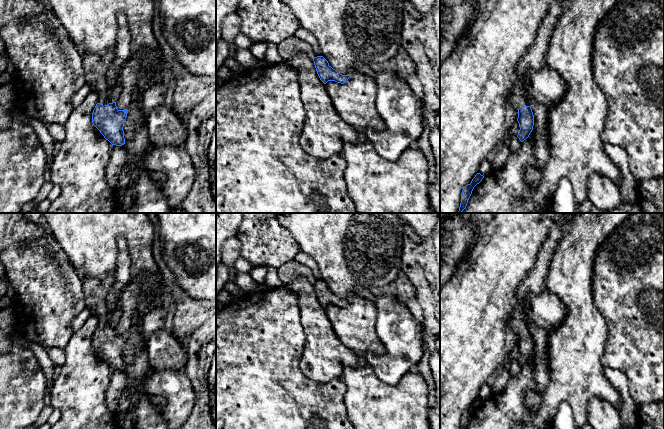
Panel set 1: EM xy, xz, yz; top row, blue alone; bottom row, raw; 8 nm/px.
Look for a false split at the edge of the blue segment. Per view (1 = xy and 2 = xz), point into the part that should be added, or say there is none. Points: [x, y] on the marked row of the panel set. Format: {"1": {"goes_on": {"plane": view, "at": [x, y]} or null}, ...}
{"1": {"goes_on": {"plane": "xy", "at": [95, 67]}}, "2": {"goes_on": null}}

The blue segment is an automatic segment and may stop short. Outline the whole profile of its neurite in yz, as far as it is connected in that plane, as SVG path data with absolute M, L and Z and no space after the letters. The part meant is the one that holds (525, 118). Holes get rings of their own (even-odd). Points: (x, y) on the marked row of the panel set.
M554 0L551 3L547 14L540 23L534 42L517 67L517 80L510 94L510 102L518 110L517 121L520 130L517 137L521 142L529 137L534 126L534 115L530 107L531 95L526 82L526 72L545 62L552 35L563 11L570 2L571 0Z

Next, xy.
M114 52L104 56L83 53L82 58L86 81L98 95L92 123L112 145L122 146L125 144L123 127L127 110L118 110L116 106L122 93L121 86L118 83L110 86L107 82L107 71L114 59Z

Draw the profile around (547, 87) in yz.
M546 60L542 65L526 72L526 82L531 95L530 107L534 115L532 135L535 160L538 168L542 169L549 159L548 113L566 94L568 85L556 70L548 66Z

